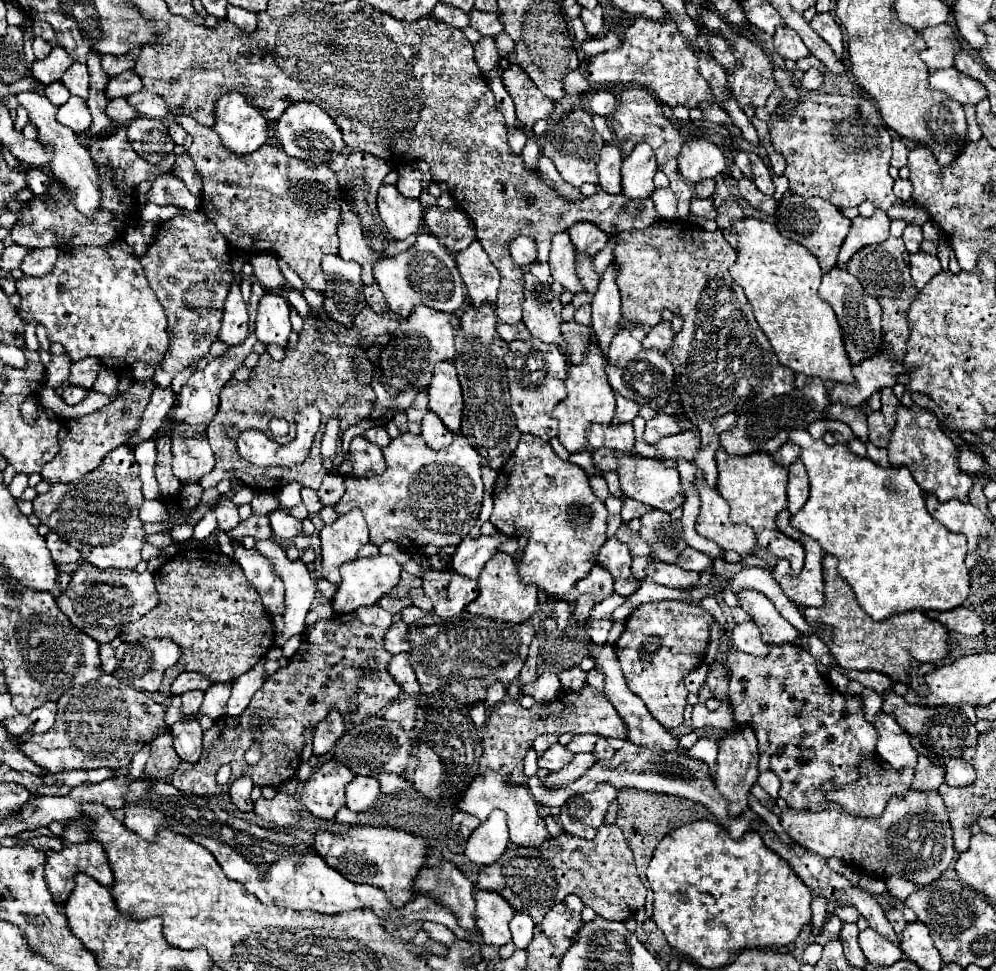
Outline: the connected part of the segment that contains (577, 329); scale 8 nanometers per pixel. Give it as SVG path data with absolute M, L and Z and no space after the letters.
M562 322L560 332L566 340L566 354L568 354L570 364L580 364L584 356L584 348L590 342L590 328L578 322Z

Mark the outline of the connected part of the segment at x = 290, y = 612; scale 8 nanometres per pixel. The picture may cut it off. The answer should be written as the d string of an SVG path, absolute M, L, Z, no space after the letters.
M272 540L256 542L256 550L266 556L274 568L274 574L282 578L286 588L286 614L284 632L276 636L276 646L282 648L292 636L304 632L304 618L316 598L316 584L302 560L288 560L284 548Z

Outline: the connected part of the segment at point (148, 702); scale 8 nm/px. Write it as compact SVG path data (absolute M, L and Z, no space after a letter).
M104 674L98 680L90 680L88 684L74 686L60 700L56 702L56 722L54 726L44 734L24 732L22 736L16 736L16 742L20 744L22 754L26 754L32 762L36 762L40 768L50 772L62 772L62 770L90 770L90 768L124 768L128 766L128 760L152 738L156 730L164 730L164 706L156 704L146 692L138 692L130 686L124 686L120 680L116 680L112 674Z

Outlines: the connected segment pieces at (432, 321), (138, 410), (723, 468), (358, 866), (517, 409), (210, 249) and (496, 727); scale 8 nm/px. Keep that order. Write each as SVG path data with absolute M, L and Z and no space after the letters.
M416 306L412 314L398 326L392 340L388 342L388 348L384 348L380 356L388 384L392 384L392 388L396 388L398 392L404 392L408 388L426 390L432 380L434 364L440 360L454 360L456 356L454 336L458 324L460 320L456 314L446 314L428 306Z
M142 380L142 382L134 382L132 388L120 396L116 402L104 406L102 410L96 410L90 416L82 416L74 422L62 422L60 426L60 452L56 454L56 458L52 462L48 462L44 466L42 480L48 484L56 484L56 482L72 482L88 472L92 472L92 468L98 468L100 460L104 460L104 456L126 444L126 440L132 436L132 432L136 432L140 428L140 420L144 414L144 408L152 396L154 390L154 382L152 380Z
M718 448L716 464L718 464L716 490L730 506L730 520L746 522L750 528L754 528L758 546L764 546L776 558L788 560L792 566L792 574L798 574L804 564L804 548L800 548L800 542L780 534L776 528L776 514L786 508L788 470L772 462L772 456L768 452L754 452L748 456L728 456L724 448Z
M348 828L340 834L334 832L320 832L314 836L314 848L320 852L320 856L336 868L342 876L356 884L368 884L384 890L392 904L396 908L402 908L412 898L418 896L414 888L416 872L420 872L426 864L426 858L430 854L428 844L402 830L394 828Z
M536 338L514 340L508 354L504 356L506 376L510 386L512 412L516 416L516 428L522 434L532 434L544 442L556 436L556 420L552 418L554 406L564 400L564 372L568 368L566 356L558 350L556 344L546 344Z
M186 212L184 216L176 216L168 222L162 222L156 232L156 240L152 246L148 246L148 254L140 258L140 264L144 268L144 274L156 292L162 308L166 310L168 318L168 334L170 334L170 346L166 350L164 360L156 368L154 382L160 388L170 386L172 378L184 370L190 362L200 360L210 354L212 342L218 338L220 324L222 324L222 310L224 300L228 296L228 288L232 284L232 272L230 272L230 252L224 236L216 230L216 224L208 220L204 212Z
M584 686L580 692L564 692L560 698L548 704L534 704L532 708L522 708L518 700L506 700L496 706L484 726L484 736L482 736L482 746L484 754L480 758L480 772L486 772L492 768L494 772L500 772L504 776L504 782L512 786L524 784L524 754L532 746L534 738L538 734L562 734L562 732L572 732L572 734L598 734L598 736L610 736L610 738L624 738L626 740L626 724L618 716L616 708L608 702L608 698L592 688Z

